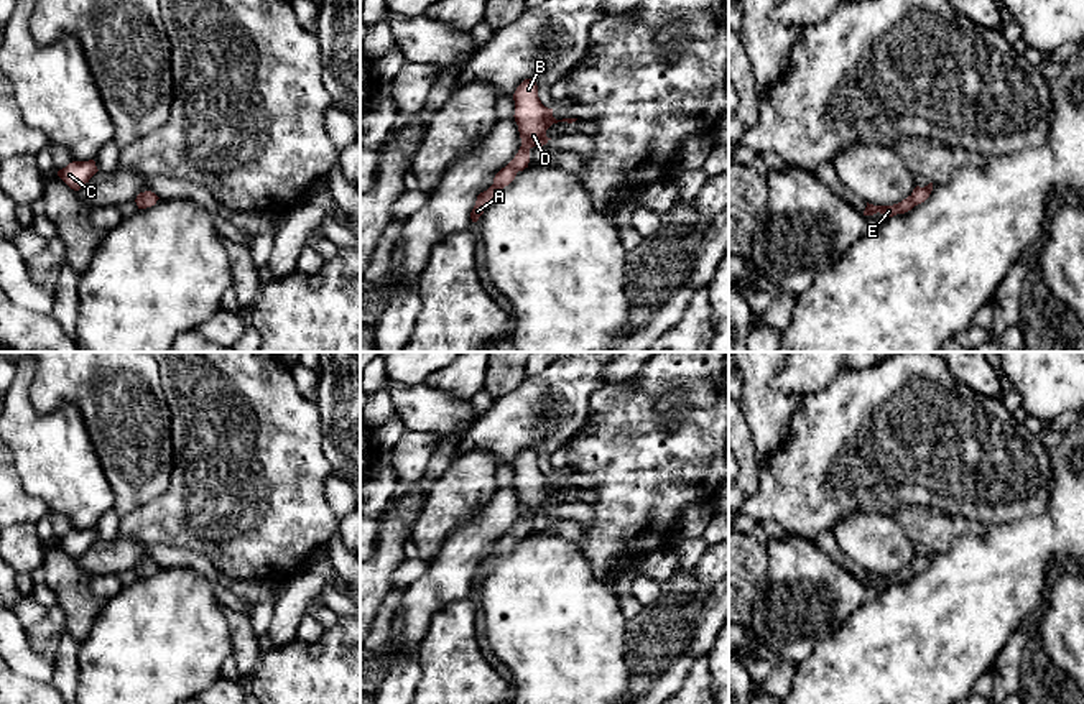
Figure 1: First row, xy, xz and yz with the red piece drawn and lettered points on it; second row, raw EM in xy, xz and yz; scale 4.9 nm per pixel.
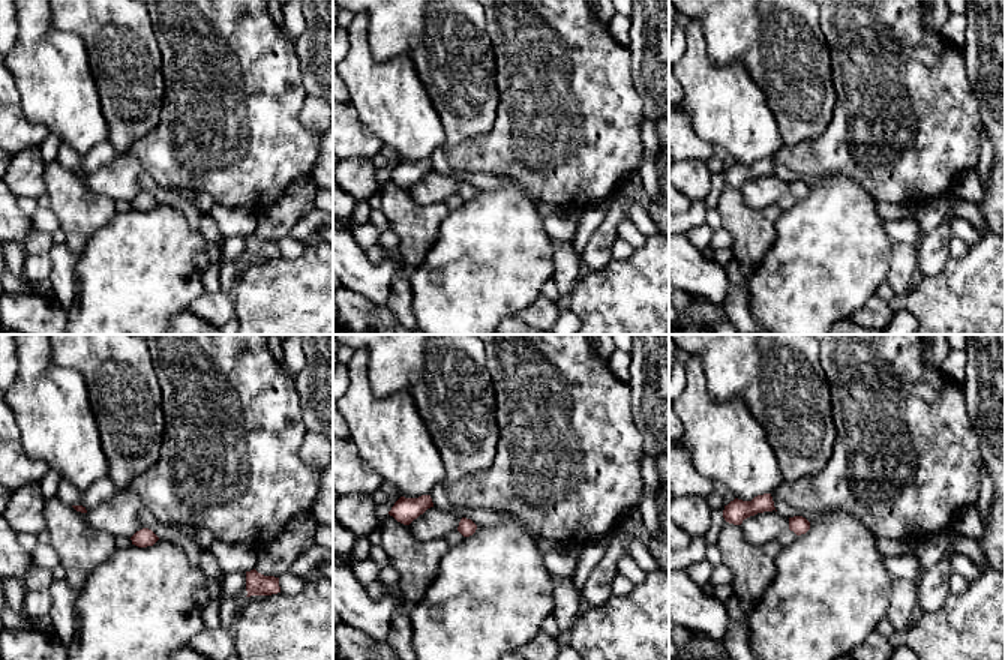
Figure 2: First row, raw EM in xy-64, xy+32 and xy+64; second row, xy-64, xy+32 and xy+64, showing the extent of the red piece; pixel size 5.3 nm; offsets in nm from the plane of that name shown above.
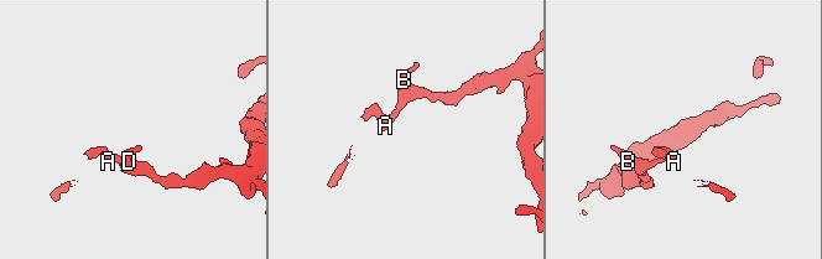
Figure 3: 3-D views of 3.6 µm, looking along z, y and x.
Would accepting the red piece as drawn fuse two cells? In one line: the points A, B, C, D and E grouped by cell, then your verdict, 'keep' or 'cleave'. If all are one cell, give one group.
A C / B D E | cleave

